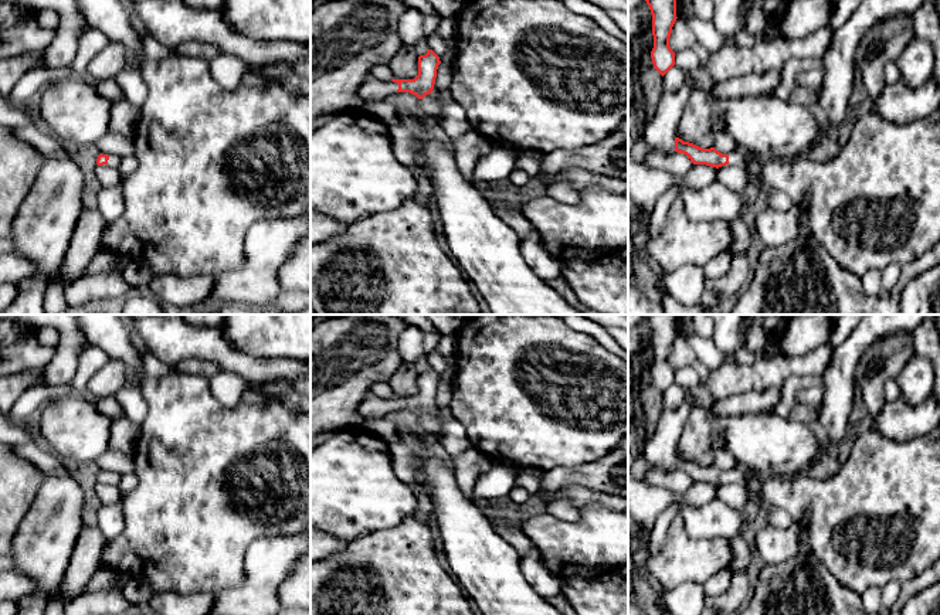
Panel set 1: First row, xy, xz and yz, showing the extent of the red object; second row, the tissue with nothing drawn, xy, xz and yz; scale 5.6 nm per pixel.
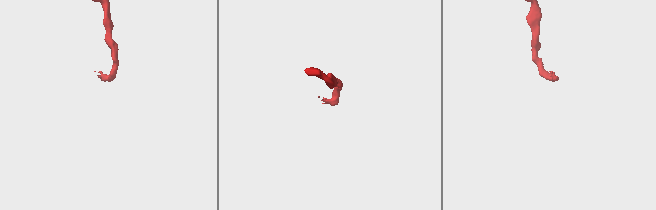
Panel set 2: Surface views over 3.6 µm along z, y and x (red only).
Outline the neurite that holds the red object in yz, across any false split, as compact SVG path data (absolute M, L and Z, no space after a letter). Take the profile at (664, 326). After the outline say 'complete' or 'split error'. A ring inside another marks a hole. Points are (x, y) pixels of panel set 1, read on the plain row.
M647 315L652 332L654 366L651 376L654 385L664 394L675 383L675 370L669 364L669 354L676 339L676 315Z; complete

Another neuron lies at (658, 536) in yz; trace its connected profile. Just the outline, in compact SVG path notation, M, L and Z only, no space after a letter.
M672 503L656 517L649 540L651 554L658 554L662 551L669 524L679 513L681 507L676 503Z

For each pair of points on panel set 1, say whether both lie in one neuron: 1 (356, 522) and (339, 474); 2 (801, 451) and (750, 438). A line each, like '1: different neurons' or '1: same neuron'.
1: same neuron
2: same neuron

